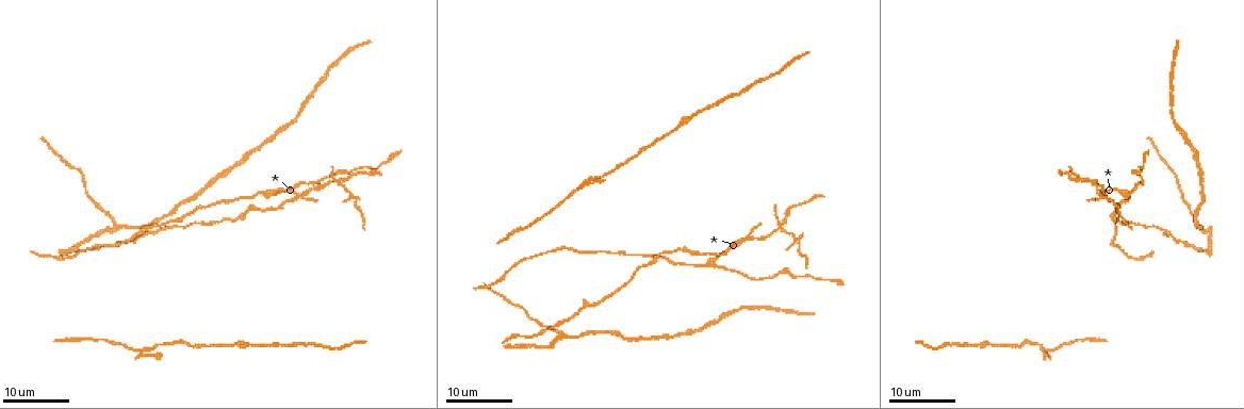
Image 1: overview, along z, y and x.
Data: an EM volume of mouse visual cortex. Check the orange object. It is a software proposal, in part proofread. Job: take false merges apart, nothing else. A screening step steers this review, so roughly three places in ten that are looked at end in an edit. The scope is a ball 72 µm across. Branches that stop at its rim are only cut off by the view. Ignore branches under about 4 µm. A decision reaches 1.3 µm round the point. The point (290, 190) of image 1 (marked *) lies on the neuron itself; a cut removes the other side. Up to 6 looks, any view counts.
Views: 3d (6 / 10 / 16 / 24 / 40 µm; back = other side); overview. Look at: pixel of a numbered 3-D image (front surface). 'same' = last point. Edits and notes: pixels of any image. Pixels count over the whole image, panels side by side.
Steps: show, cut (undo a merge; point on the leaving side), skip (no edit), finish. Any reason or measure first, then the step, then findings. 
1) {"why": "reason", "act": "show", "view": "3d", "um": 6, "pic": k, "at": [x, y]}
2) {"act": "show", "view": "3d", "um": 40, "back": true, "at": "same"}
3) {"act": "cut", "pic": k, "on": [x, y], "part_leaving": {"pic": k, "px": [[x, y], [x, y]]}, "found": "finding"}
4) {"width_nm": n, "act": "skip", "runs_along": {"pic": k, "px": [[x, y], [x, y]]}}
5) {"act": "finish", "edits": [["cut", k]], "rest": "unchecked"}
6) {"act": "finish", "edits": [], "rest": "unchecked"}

{"act": "show", "view": "3d", "um": 16, "pic": 1, "at": [1089, 179]}

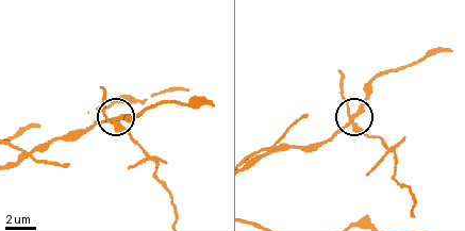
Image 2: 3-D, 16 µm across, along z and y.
{"why": "closer look", "act": "show", "view": "3d", "um": 10, "pic": 2, "at": [114, 121]}

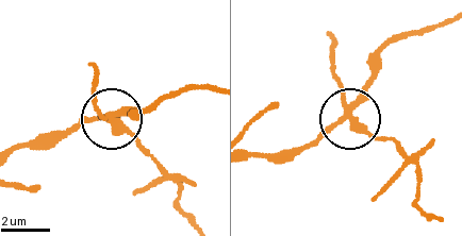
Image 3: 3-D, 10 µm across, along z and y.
{"side_arm_um": 10, "act": "cut", "pic": 3, "on": [97, 110], "part_leaving": {"pic": 3, "px": [[110, 120], [179, 185], [192, 218]]}, "found": "two neurons meet here"}

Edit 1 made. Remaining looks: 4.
{"act": "show", "view": "3d", "um": 24, "pic": 1, "at": [718, 266]}

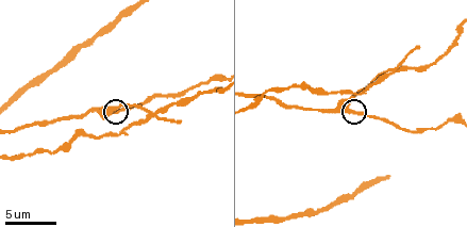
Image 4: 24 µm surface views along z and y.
{"act": "show", "view": "3d", "um": 10, "pic": 4, "at": [351, 111]}

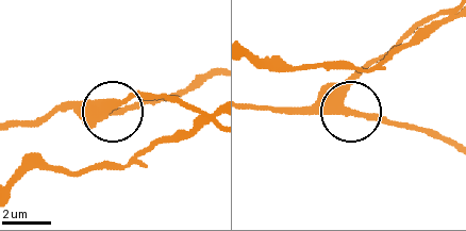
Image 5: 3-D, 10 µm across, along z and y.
{"act": "skip", "found": "all the same neuron"}

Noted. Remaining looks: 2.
{"act": "show", "view": "3d", "um": 16, "pic": 4, "at": [389, 73]}

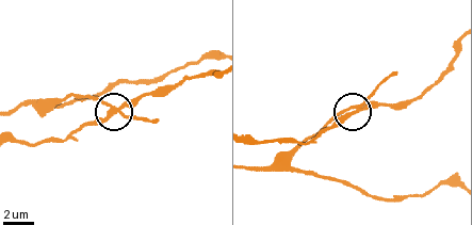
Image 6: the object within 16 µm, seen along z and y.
{"why": "from behind", "act": "show", "view": "3d", "um": 16, "back": true, "pic": 6, "at": [356, 111]}

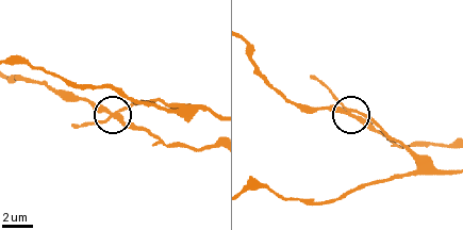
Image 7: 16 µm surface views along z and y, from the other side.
{"arms": 4, "act": "skip", "runs_along": {"pic": 7, "px": [[373, 122], [359, 116], [307, 109]]}, "found": "continuous, no second neuron"}

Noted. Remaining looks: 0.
{"act": "finish", "edits": [["cut", 3]], "rest": "unchecked"}

